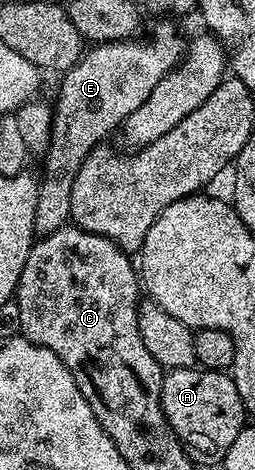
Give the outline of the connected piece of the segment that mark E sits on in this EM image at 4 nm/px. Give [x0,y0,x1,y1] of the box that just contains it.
[35,22,188,238]

